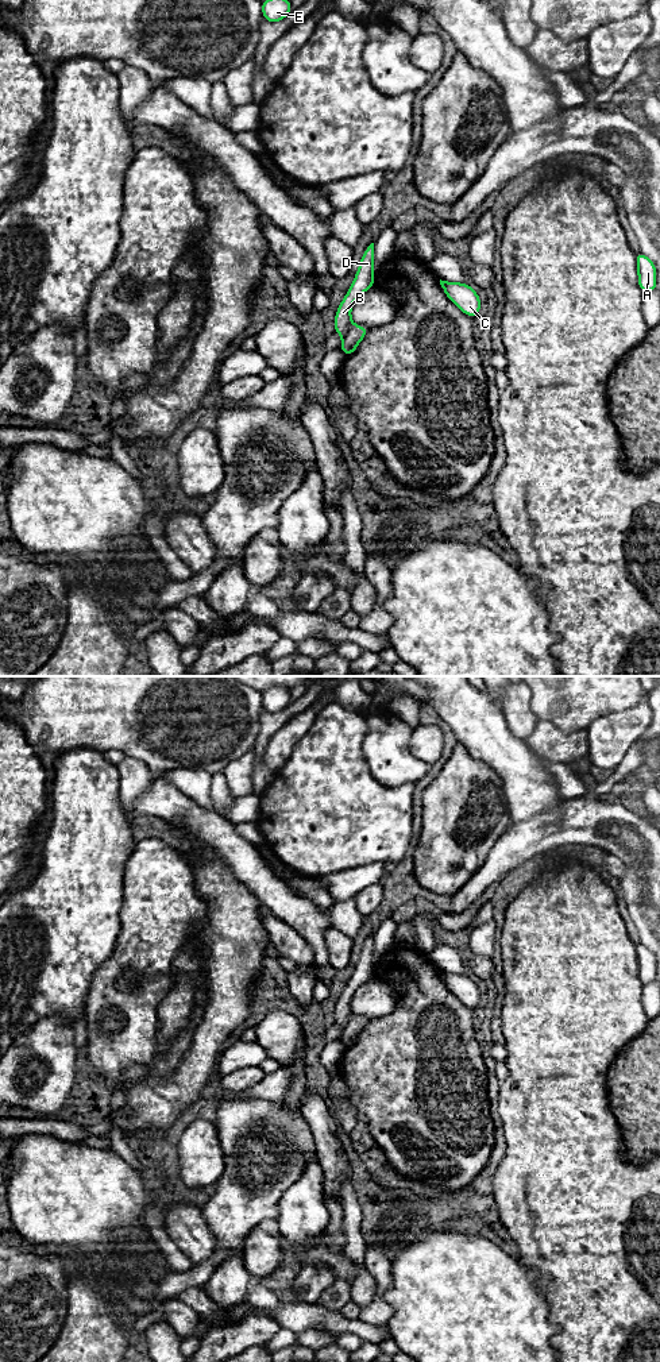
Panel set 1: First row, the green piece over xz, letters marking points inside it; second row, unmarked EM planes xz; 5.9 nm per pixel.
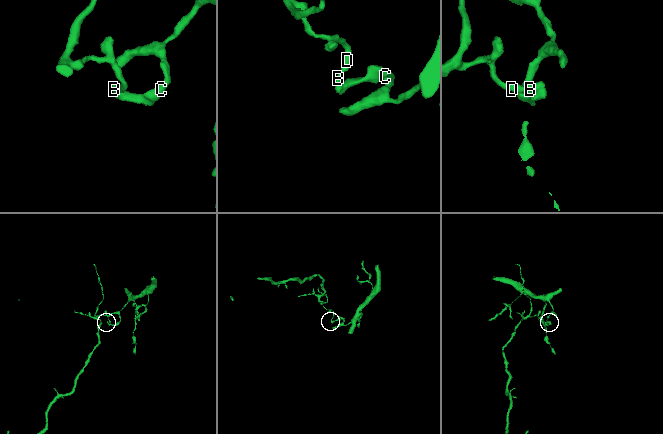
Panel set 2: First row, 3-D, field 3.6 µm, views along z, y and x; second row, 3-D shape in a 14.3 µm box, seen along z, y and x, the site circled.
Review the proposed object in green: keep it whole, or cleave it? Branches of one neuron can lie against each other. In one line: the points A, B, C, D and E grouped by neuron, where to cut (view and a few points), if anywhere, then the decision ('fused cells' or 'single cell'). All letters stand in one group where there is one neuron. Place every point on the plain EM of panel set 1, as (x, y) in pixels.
A C / B D E; cut in xz along (352, 1015), (343, 1029); fused cells

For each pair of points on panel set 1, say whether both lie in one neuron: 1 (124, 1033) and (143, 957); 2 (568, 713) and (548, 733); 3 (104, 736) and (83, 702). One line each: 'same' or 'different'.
1: same
2: different
3: same

